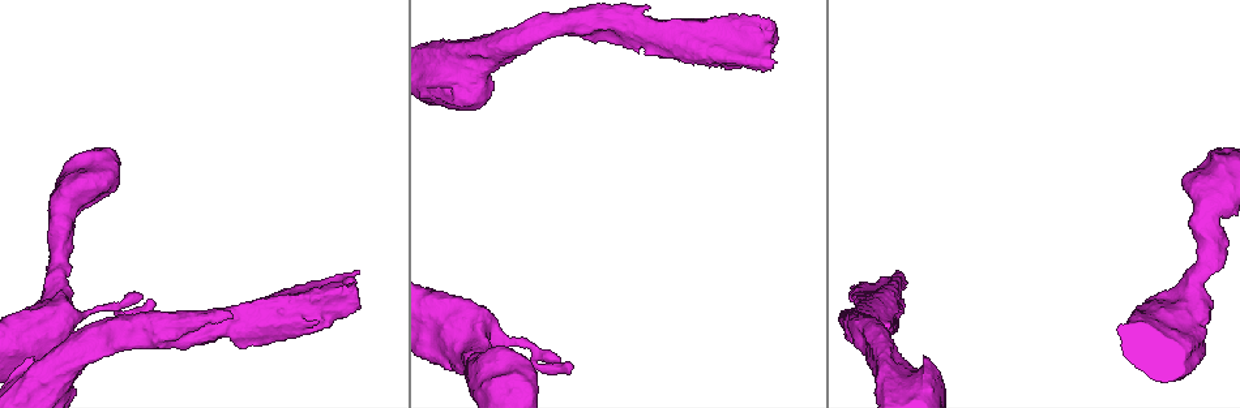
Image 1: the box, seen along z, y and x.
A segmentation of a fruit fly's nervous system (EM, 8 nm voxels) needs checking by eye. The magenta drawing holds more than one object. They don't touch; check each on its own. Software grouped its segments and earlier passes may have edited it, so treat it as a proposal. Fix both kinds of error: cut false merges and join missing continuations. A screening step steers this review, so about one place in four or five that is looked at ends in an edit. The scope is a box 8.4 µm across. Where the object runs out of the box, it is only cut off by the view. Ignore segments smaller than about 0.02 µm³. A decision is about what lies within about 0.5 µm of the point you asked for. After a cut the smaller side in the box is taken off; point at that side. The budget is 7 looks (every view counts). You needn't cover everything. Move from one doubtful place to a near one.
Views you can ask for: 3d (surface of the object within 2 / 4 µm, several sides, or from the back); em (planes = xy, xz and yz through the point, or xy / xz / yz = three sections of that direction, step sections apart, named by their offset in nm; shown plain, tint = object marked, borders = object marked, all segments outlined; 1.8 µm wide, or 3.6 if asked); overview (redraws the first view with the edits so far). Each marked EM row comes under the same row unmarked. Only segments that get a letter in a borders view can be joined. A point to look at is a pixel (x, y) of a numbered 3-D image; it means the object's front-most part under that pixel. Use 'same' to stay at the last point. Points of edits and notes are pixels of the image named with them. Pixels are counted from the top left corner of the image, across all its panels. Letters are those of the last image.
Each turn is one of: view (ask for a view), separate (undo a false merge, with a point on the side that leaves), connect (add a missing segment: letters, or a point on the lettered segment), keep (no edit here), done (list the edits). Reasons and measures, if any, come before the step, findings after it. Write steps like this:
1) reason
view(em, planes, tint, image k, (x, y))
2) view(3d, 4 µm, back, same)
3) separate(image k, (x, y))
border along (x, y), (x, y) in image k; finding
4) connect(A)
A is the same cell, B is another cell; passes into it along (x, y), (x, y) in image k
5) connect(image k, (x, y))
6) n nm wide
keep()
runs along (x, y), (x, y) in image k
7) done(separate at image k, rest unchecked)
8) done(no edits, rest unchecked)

thin end
view(3d, 4 µm, image 1, (143, 296))

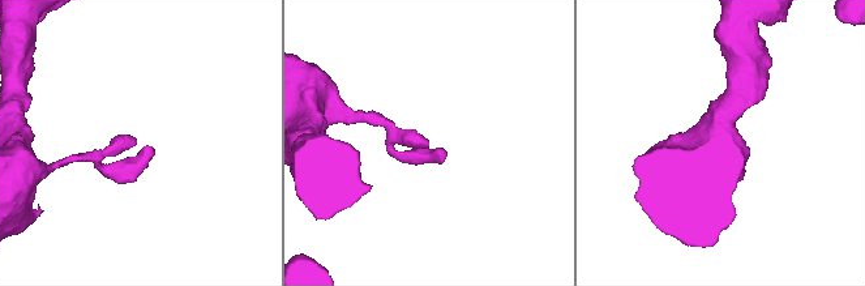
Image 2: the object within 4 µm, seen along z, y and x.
view(em, xz, step 8, tint, image 2, (425, 141))

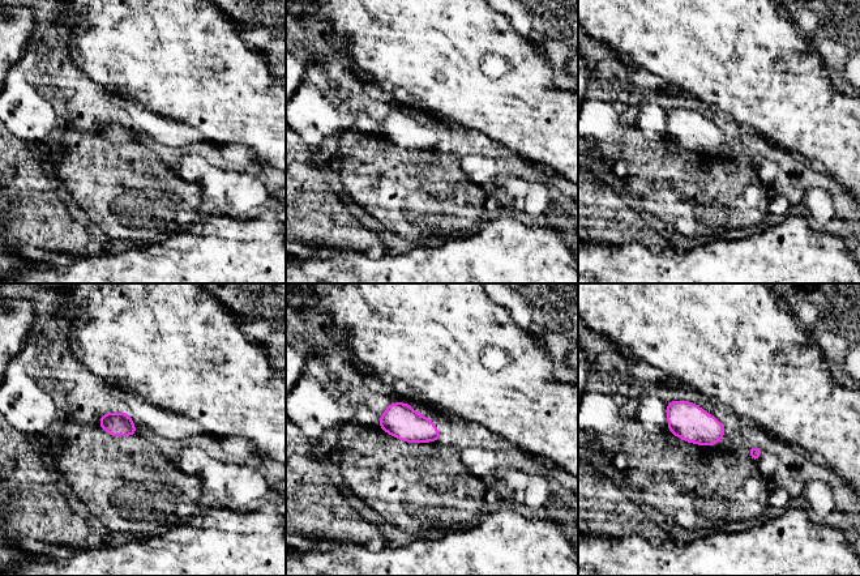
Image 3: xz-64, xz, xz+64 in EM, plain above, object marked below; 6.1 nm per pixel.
another direction
view(em, planes, borders, same)

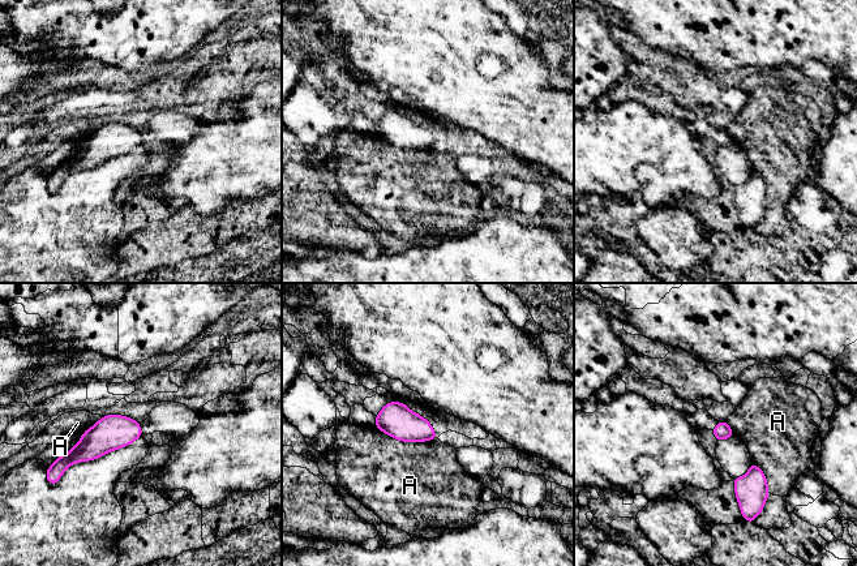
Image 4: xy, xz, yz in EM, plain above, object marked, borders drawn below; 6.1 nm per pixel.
keep()
A is another cell; border along (375, 427), (402, 441), (437, 438) in image 4; no lettered segment goes on from it

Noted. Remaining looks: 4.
sudden change in width
view(em, planes, borders, image 1, (237, 326))

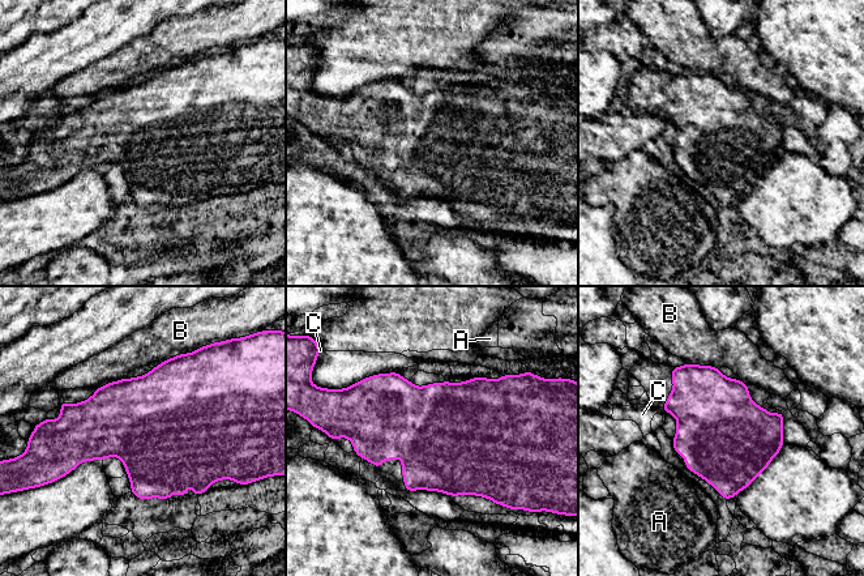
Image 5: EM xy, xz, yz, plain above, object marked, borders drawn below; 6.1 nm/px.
keep()
A, B and C are other cells; border along (687, 362), (715, 366), (718, 368) in image 5; all the same neuron

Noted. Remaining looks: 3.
branch stops here
view(em, 3.6 µm, xz, step 16, borders, image 1, (358, 290))

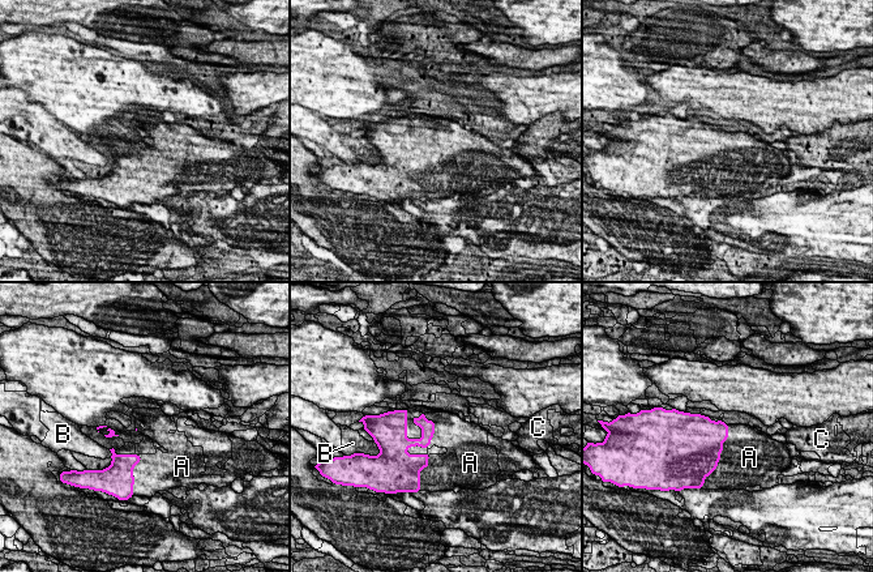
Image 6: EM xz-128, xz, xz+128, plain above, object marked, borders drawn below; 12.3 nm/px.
cut it another way
view(em, 3.6 µm, planes, borders, same)

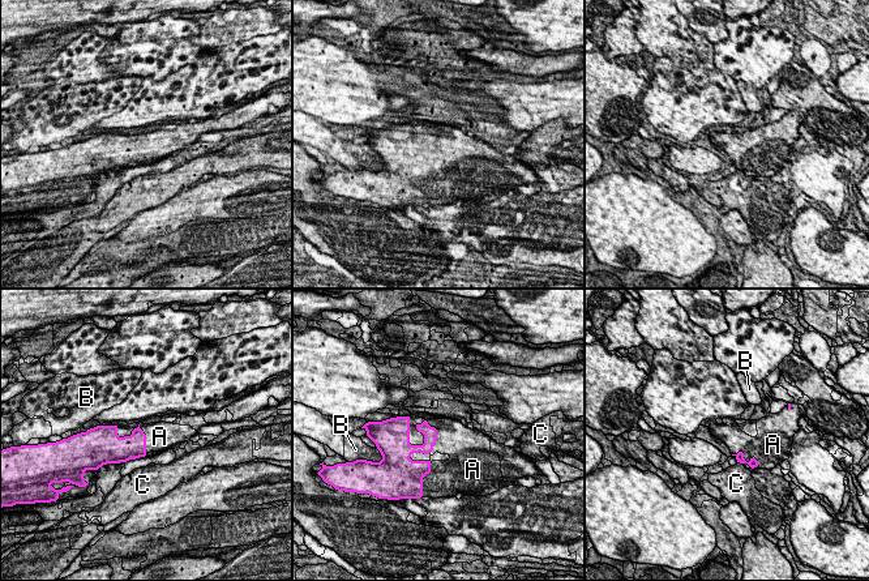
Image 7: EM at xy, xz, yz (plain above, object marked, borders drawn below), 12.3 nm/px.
connect(A)
A is the same cell, B and C are other cells; passes into it along (753, 464), (744, 460), (760, 447) in image 7; the neuron continues

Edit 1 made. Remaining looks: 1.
done(connect at image 7, rest unchecked)

